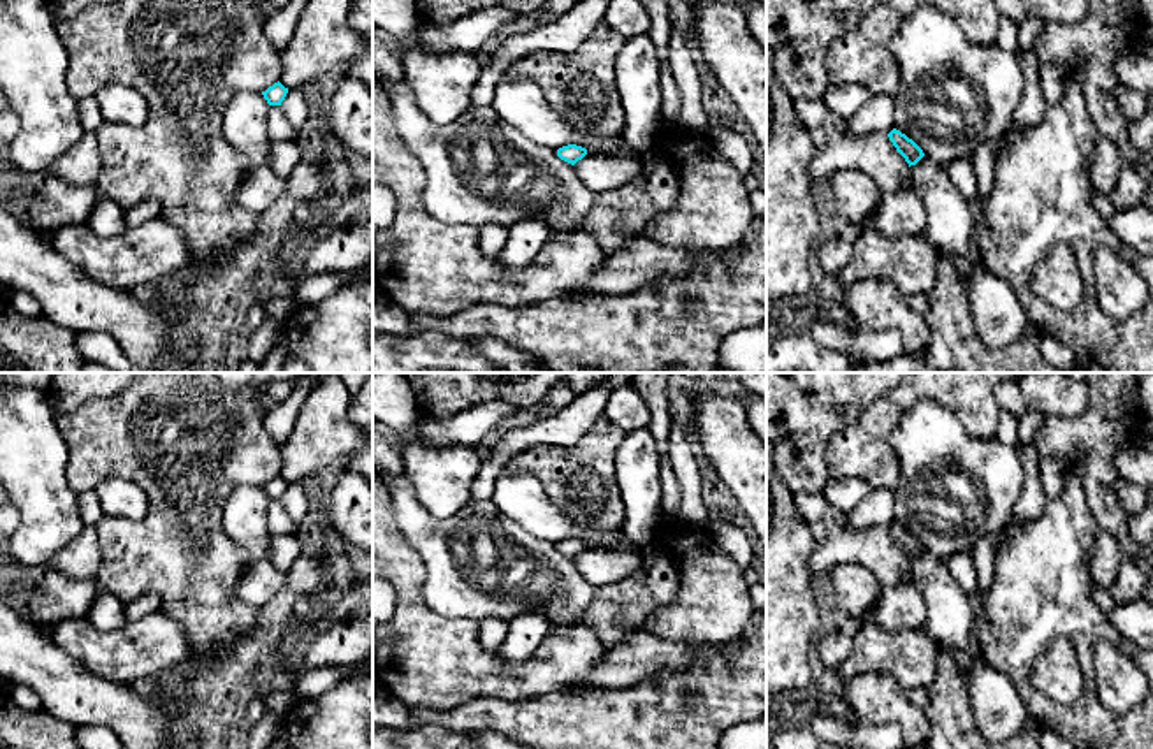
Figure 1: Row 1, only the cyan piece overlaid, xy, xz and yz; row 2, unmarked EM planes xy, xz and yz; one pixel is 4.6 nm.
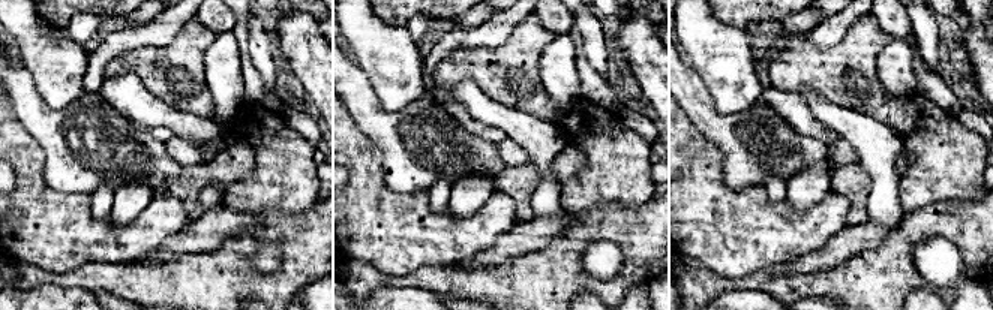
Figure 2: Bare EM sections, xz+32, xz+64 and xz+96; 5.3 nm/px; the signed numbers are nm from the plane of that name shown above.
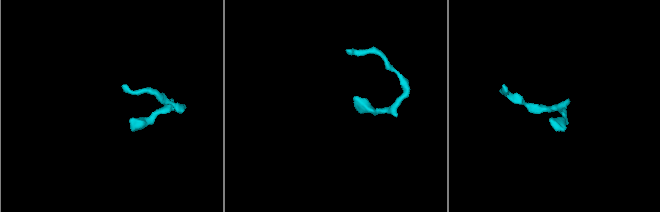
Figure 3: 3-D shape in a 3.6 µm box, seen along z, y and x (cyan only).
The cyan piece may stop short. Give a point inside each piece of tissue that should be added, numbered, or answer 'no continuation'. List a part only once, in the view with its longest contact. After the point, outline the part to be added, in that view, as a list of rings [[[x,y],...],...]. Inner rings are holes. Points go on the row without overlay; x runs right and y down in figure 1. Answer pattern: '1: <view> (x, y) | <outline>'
no continuation

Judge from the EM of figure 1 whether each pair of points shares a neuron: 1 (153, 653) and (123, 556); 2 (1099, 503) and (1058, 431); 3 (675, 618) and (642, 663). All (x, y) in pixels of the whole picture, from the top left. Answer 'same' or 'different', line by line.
1: different
2: same
3: different

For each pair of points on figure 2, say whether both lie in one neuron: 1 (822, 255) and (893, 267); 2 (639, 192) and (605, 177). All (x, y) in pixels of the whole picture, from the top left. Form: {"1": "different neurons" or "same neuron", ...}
{"1": "different neurons", "2": "same neuron"}

